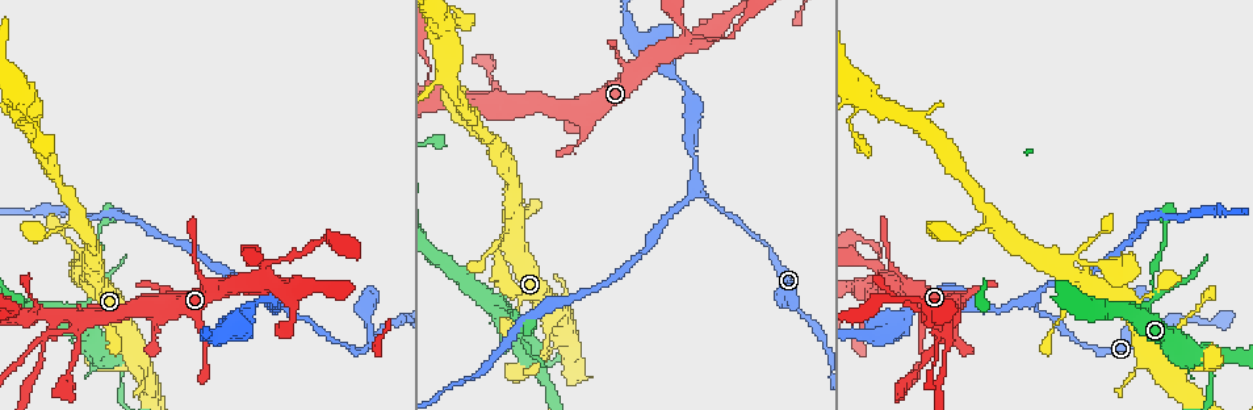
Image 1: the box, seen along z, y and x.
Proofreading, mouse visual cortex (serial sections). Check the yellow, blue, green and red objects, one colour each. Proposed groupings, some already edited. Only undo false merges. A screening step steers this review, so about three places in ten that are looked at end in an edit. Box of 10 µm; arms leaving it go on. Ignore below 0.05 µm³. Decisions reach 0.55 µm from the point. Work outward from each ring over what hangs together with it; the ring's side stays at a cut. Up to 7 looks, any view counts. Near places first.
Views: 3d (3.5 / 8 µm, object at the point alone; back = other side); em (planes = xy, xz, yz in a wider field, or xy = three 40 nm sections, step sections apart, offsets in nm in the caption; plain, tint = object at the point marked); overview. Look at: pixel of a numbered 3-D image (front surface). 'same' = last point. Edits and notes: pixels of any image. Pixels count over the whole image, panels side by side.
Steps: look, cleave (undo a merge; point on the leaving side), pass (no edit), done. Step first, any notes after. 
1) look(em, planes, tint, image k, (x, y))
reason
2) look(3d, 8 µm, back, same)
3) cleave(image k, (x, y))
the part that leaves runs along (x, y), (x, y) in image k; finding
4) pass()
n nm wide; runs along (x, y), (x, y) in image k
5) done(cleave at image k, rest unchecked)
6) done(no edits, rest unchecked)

look(3d, 3.5 µm, image 1, (510, 310))
narrows sharply

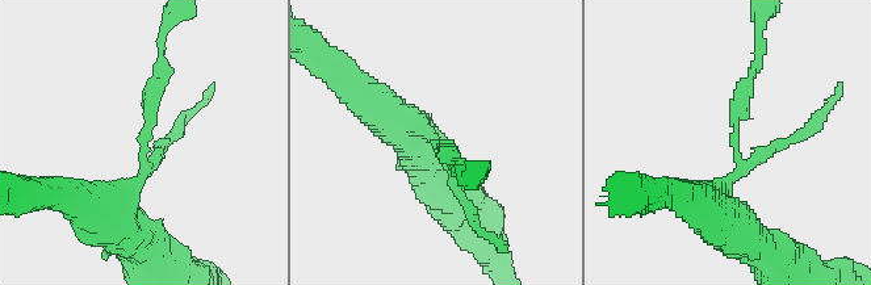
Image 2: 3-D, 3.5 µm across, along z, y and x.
look(em, xy, step 3, tint, image 2, (738, 149))
now the EM

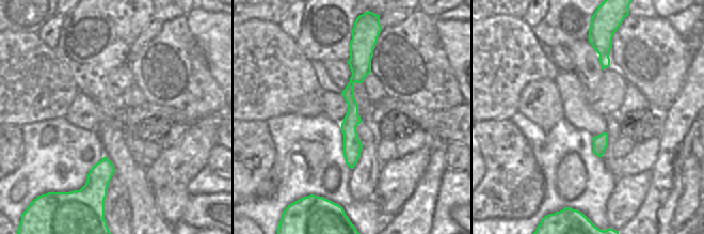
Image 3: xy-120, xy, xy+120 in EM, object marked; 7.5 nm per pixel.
pass()
runs along (125, 234), (162, 68) in image 2; all the same cell

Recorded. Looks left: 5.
look(3d, 8 µm, image 1, (55, 316))

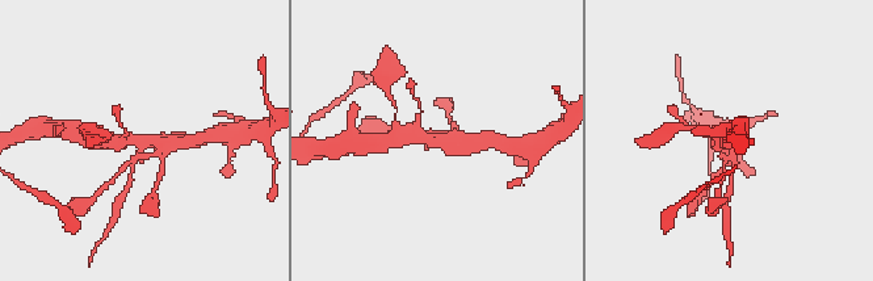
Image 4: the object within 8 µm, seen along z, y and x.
look(em, xy, step 1, tint, same)
4 arms; arms of 150, 150, 400, 450 nm

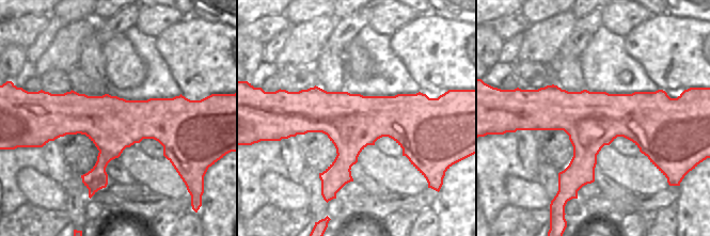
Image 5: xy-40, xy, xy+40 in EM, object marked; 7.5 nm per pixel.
cleave(image 4, (122, 168))
the part that leaves runs along (137, 155), (118, 206) in image 4; a second cell is stuck on

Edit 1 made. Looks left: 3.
look(3d, 3.5 µm, image 1, (508, 230))
looks like a crossing

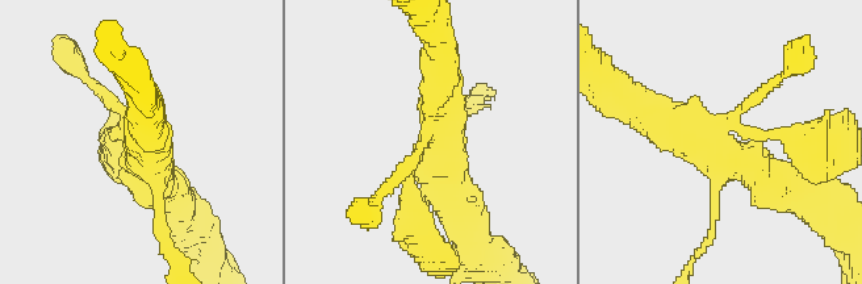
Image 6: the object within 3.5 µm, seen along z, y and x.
look(em, xy, step 1, tint, image 6, (722, 130))
need the tissue

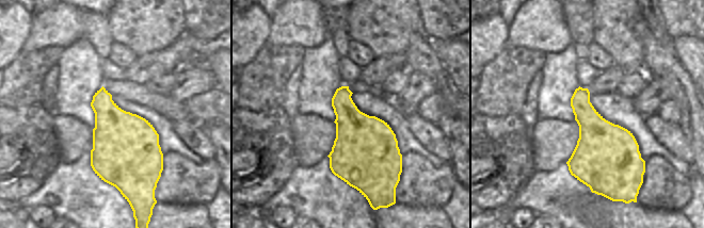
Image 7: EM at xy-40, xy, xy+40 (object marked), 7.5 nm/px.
look(em, planes, tint, same)
another direction

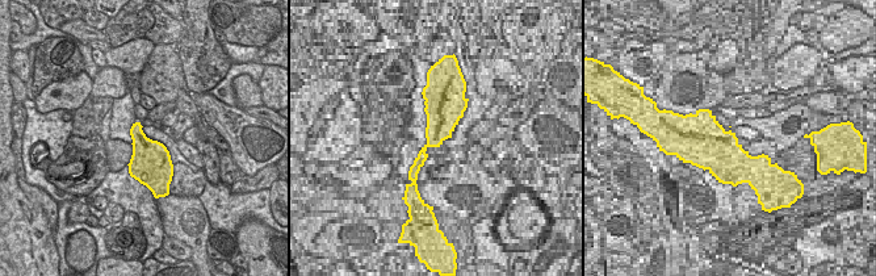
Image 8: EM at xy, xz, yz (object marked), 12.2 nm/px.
pass()
all the same cell

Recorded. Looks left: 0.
done(cleave at image 4, rest unchecked)

